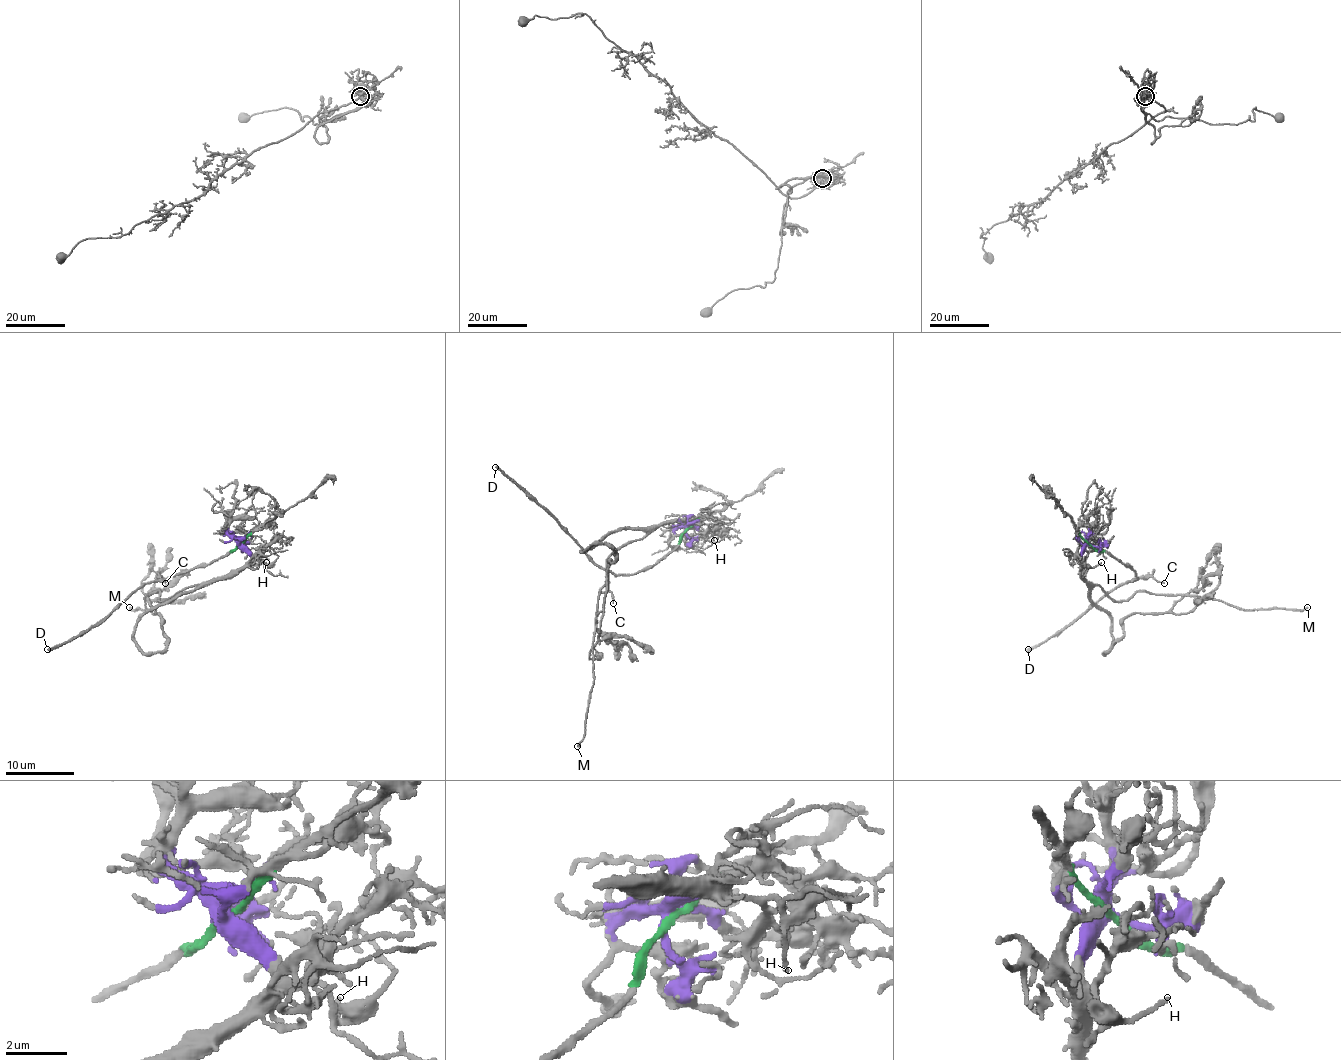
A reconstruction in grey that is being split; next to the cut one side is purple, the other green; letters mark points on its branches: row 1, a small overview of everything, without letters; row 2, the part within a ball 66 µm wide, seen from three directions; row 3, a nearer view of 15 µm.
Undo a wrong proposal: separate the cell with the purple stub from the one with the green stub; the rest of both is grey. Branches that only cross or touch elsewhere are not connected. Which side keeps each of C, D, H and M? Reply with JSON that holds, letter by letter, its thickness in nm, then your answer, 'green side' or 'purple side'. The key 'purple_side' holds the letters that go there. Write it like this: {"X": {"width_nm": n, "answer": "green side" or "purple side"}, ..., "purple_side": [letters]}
{"C": {"width_nm": 110, "answer": "green side"}, "D": {"width_nm": 260, "answer": "green side"}, "H": {"width_nm": 120, "answer": "purple side"}, "M": {"width_nm": 200, "answer": "purple side"}, "purple_side": ["H", "M"]}

